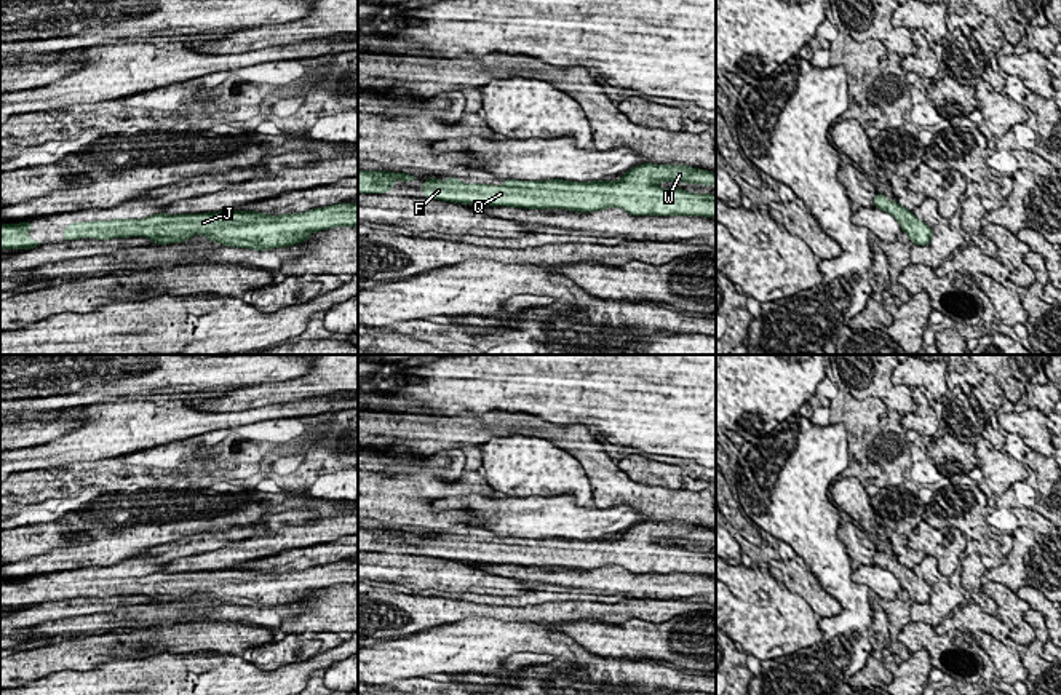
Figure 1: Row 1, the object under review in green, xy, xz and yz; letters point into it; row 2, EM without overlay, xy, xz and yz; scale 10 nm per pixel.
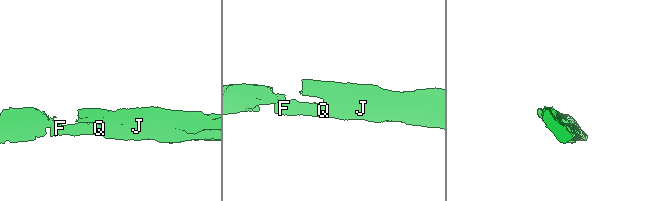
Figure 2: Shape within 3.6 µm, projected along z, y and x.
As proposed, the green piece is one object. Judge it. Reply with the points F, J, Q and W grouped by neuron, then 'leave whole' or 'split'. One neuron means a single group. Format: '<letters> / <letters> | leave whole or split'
F J Q W | leave whole

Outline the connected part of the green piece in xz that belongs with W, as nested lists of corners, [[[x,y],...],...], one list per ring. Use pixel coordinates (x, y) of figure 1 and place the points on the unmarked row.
[[[642,521],[623,530],[620,538],[505,537],[502,543],[465,542],[457,535],[447,538],[425,535],[423,538],[425,556],[462,562],[550,566],[586,572],[606,566],[622,566],[633,574],[716,575],[716,553],[657,543],[658,540],[687,540],[716,545],[716,530],[685,522]]]

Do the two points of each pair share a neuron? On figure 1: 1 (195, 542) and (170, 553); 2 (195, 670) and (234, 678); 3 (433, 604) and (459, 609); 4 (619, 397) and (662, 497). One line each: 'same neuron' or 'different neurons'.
1: same neuron
2: same neuron
3: same neuron
4: different neurons

